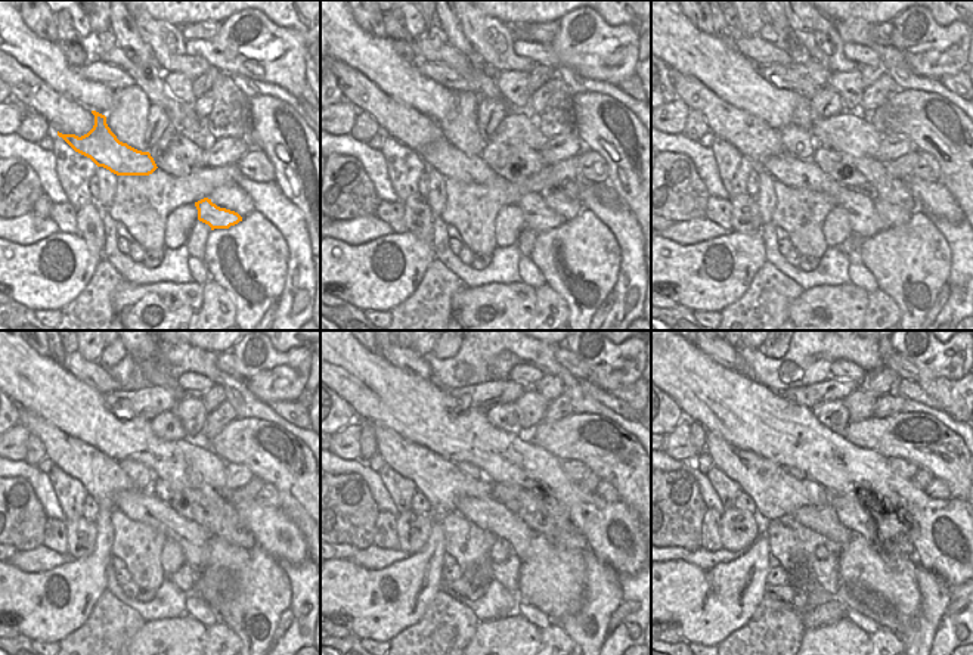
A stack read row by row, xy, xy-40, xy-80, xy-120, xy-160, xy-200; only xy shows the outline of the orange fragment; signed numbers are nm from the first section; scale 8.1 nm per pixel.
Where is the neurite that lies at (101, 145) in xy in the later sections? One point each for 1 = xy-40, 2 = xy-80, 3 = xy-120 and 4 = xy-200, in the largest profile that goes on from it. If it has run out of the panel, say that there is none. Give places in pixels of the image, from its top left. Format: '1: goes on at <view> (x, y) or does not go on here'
1: goes on at xy-40 (442, 155)
2: goes on at xy-80 (793, 171)
3: goes on at xy-120 (143, 506)
4: goes on at xy-200 (823, 520)

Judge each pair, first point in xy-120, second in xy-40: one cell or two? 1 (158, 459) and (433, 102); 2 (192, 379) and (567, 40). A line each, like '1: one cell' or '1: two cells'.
1: one cell
2: one cell

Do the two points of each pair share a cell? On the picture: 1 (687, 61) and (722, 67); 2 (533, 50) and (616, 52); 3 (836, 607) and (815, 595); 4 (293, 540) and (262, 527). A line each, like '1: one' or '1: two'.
1: one
2: one
3: two
4: one

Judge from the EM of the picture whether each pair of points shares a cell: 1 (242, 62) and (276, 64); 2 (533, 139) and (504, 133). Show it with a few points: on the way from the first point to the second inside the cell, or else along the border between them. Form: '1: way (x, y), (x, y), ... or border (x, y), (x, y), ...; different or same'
1: way (251, 62), (267, 64); same
2: way (526, 133), (511, 133); same

